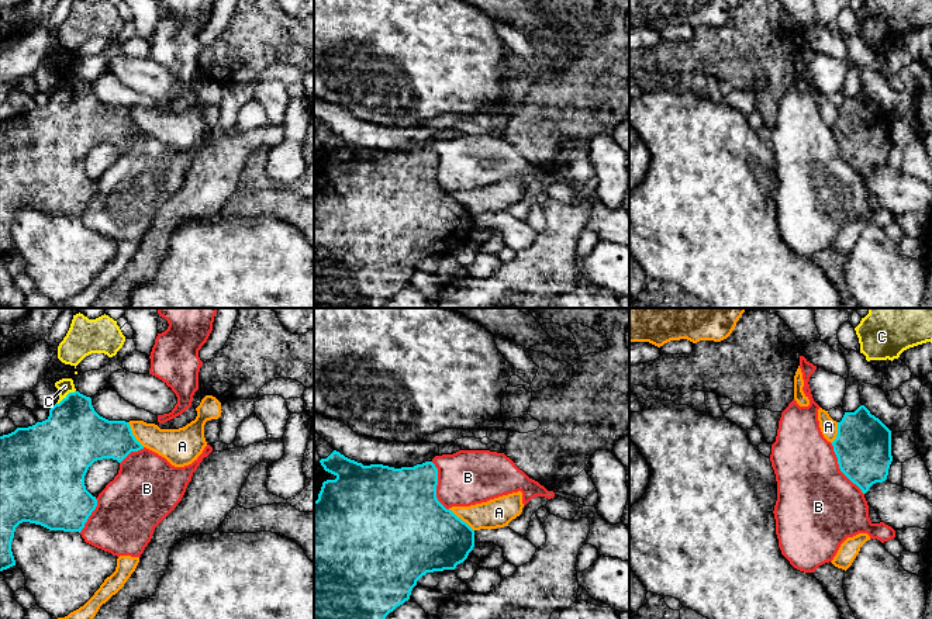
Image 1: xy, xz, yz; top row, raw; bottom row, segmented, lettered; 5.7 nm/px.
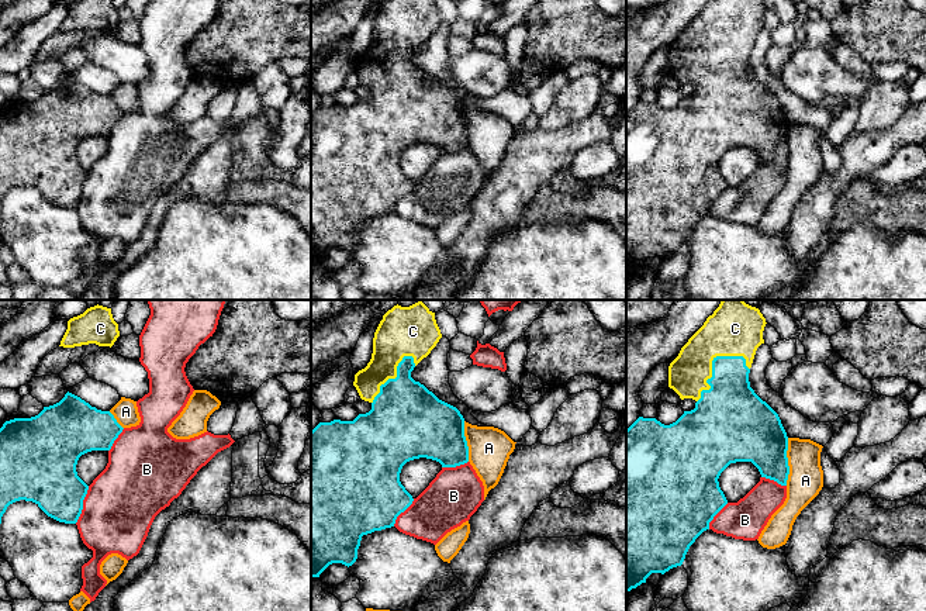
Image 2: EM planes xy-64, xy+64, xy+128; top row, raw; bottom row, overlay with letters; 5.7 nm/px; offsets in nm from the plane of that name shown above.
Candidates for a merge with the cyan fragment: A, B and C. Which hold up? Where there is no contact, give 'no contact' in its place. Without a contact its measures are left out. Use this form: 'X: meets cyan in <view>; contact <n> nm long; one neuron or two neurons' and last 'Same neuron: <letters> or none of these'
A: meets cyan in xy; contact 170 nm long; two neurons
B: meets cyan in yz; contact 340 nm long; two neurons
C: meets cyan in xy; contact 140 nm long; one neuron
Same neuron: C

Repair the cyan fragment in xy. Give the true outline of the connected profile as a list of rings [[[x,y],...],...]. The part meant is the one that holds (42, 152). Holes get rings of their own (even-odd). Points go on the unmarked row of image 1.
[[[72,63],[56,66],[55,72],[59,84],[45,106],[0,121],[0,256],[15,250],[11,226],[20,208],[80,218],[97,191],[84,170],[89,152],[103,143],[121,148],[131,136],[144,134],[128,107],[100,101],[92,83],[80,79]]]

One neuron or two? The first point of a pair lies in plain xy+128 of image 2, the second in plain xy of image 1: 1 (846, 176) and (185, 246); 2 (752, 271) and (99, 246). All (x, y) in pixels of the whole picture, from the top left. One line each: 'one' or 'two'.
1: two
2: one

